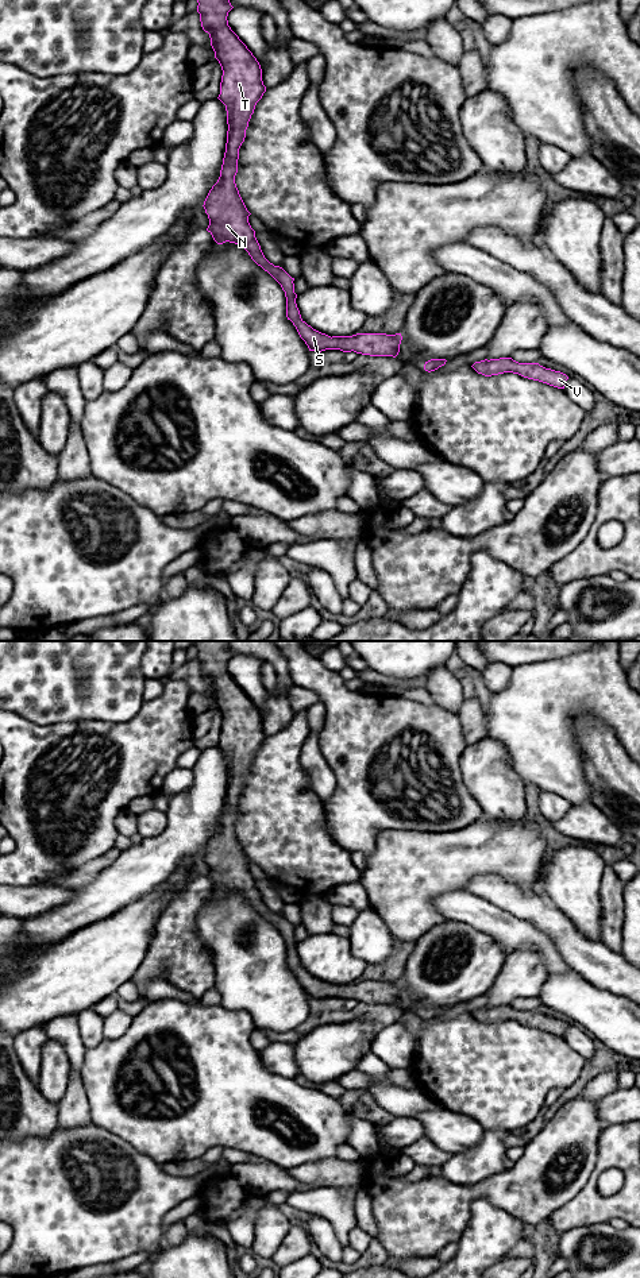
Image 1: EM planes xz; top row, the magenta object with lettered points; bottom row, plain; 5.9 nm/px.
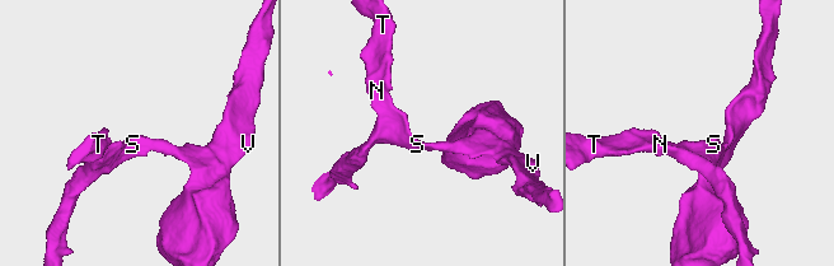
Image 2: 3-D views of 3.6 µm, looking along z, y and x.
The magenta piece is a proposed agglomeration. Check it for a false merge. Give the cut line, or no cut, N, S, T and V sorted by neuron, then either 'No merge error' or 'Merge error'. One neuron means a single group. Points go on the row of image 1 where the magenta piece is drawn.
No split. Groups: N S T V. No merge error

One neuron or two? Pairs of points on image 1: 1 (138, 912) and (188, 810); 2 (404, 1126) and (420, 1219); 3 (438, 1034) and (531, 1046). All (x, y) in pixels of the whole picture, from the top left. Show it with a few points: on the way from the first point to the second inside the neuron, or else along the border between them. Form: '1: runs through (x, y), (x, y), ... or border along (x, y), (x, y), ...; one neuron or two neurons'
1: border along (173, 873), (151, 891), (120, 910); two neurons
2: border along (384, 1149), (393, 1154); two neurons
3: runs through (461, 1046), (508, 1046); one neuron

